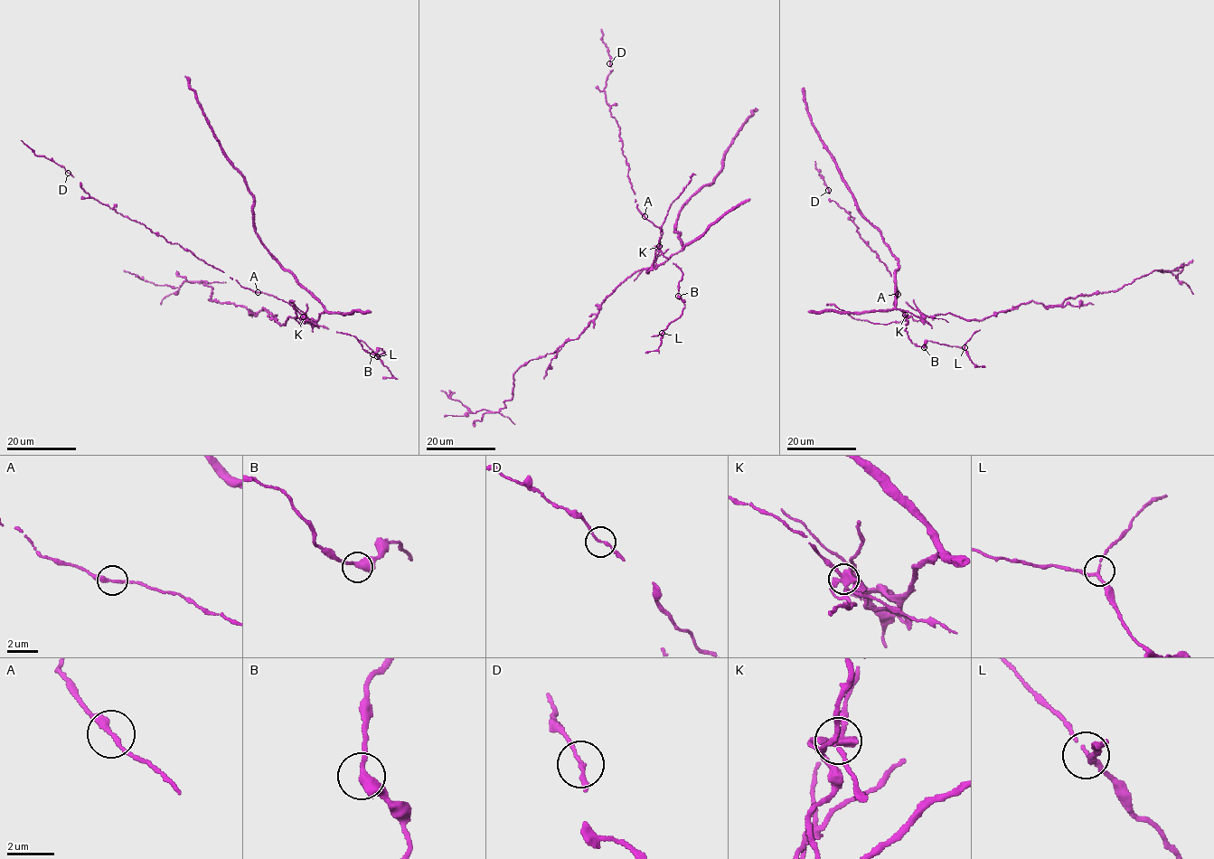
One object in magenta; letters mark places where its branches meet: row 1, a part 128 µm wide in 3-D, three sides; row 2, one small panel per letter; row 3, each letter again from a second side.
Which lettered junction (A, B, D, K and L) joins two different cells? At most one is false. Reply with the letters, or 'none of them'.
K

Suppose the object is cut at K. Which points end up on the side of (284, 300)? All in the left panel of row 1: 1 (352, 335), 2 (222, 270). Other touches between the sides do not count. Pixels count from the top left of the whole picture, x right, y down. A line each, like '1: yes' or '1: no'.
1: yes
2: yes

